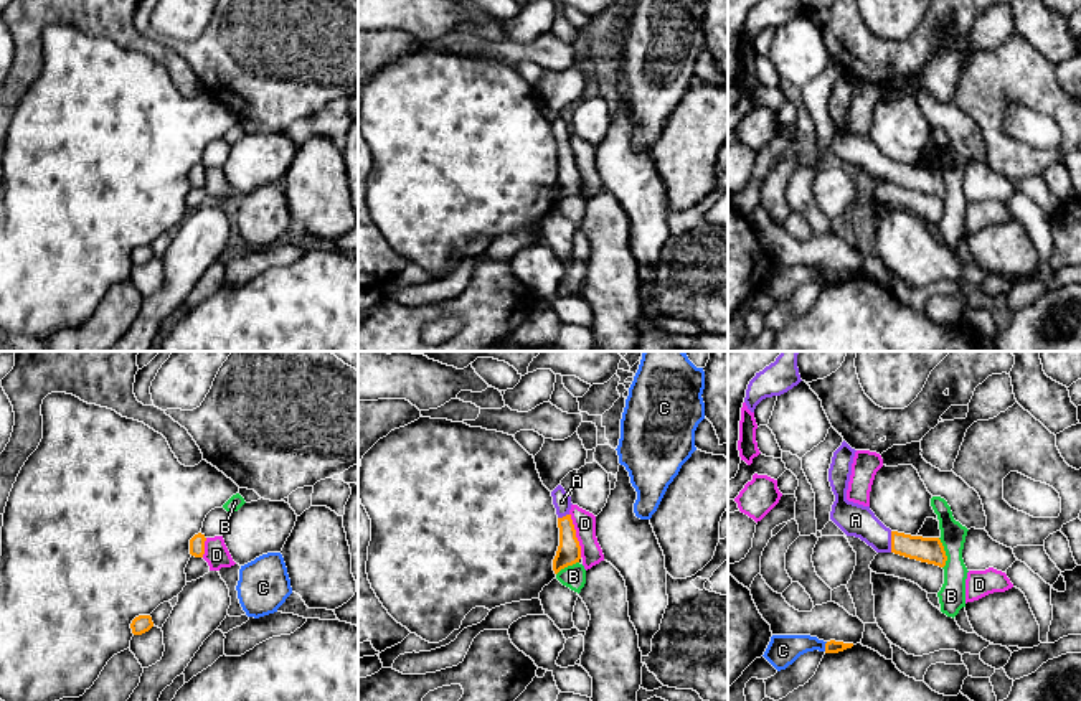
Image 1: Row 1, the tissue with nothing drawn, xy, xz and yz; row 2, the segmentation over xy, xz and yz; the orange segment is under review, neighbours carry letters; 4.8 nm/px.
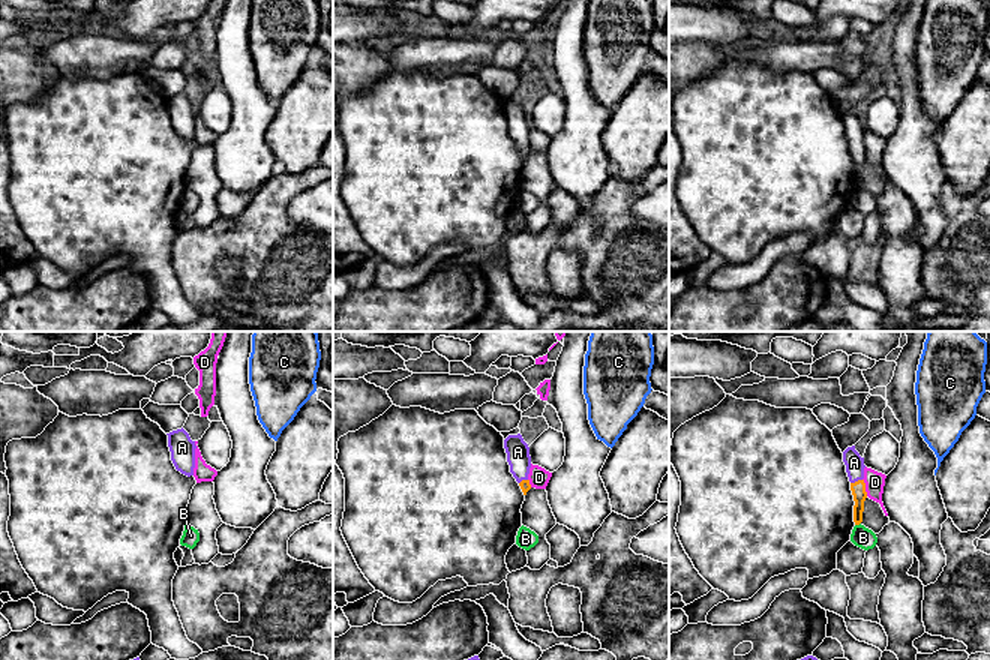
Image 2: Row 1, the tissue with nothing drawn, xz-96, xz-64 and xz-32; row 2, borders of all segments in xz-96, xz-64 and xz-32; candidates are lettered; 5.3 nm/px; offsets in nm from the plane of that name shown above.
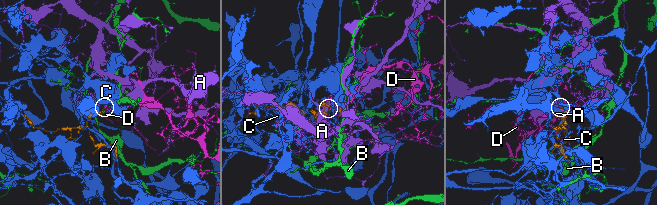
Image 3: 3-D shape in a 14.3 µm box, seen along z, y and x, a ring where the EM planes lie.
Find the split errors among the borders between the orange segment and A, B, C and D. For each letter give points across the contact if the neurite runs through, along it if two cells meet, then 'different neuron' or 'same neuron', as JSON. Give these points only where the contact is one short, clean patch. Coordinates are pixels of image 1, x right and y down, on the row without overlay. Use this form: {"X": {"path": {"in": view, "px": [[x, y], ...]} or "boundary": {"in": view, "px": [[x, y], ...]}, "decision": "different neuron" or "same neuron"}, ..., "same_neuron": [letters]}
{"A": {"path": {"in": "yz", "px": [[926, 180], [892, 172], [882, 170], [855, 150]]}, "decision": "same neuron"}, "B": {"decision": "different neuron"}, "C": {"decision": "different neuron"}, "D": {"decision": "different neuron"}, "same_neuron": ["A"]}

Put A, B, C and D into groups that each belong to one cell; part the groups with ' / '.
A / B / C / D

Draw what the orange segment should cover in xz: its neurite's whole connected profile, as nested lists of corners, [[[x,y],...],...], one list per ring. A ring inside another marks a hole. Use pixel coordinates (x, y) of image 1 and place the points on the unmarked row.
[[[558,115],[553,122],[553,135],[558,145],[558,158],[559,158],[559,176],[556,186],[553,190],[553,201],[558,205],[561,200],[579,193],[581,190],[581,176],[576,168],[576,160],[569,145],[571,140],[571,127],[566,125],[564,119]]]

